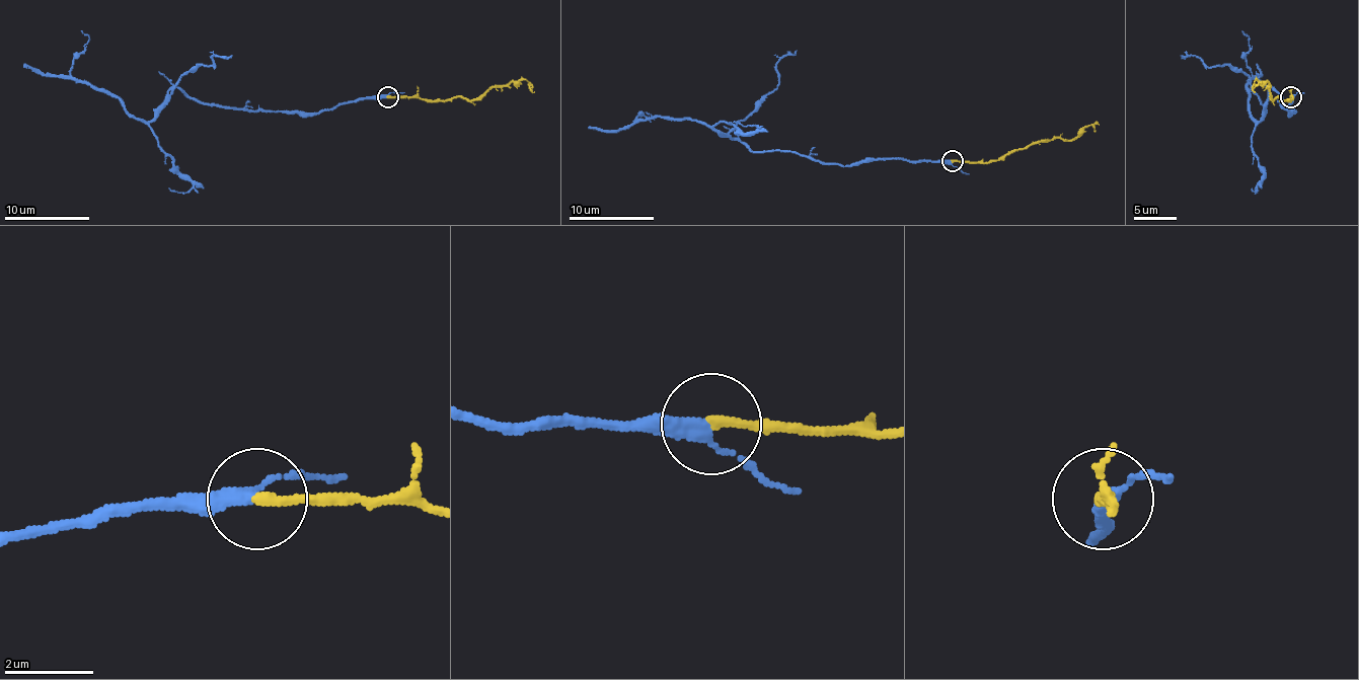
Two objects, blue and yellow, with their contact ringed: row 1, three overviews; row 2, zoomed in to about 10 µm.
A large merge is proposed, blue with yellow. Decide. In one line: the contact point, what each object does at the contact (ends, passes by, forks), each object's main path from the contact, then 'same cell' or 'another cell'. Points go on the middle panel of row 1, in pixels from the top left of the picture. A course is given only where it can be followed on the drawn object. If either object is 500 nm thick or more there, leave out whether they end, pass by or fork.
(952, 161) | blue passes by | yellow ends | blue via (952, 161), (819, 163), (789, 151), (751, 151), (696, 121), (634, 121), (640, 115), (654, 117), (645, 112) | yellow via (952, 161), (1002, 159), (1039, 142), (1057, 138), (1072, 140), (1085, 128), (1098, 126) | same cell

